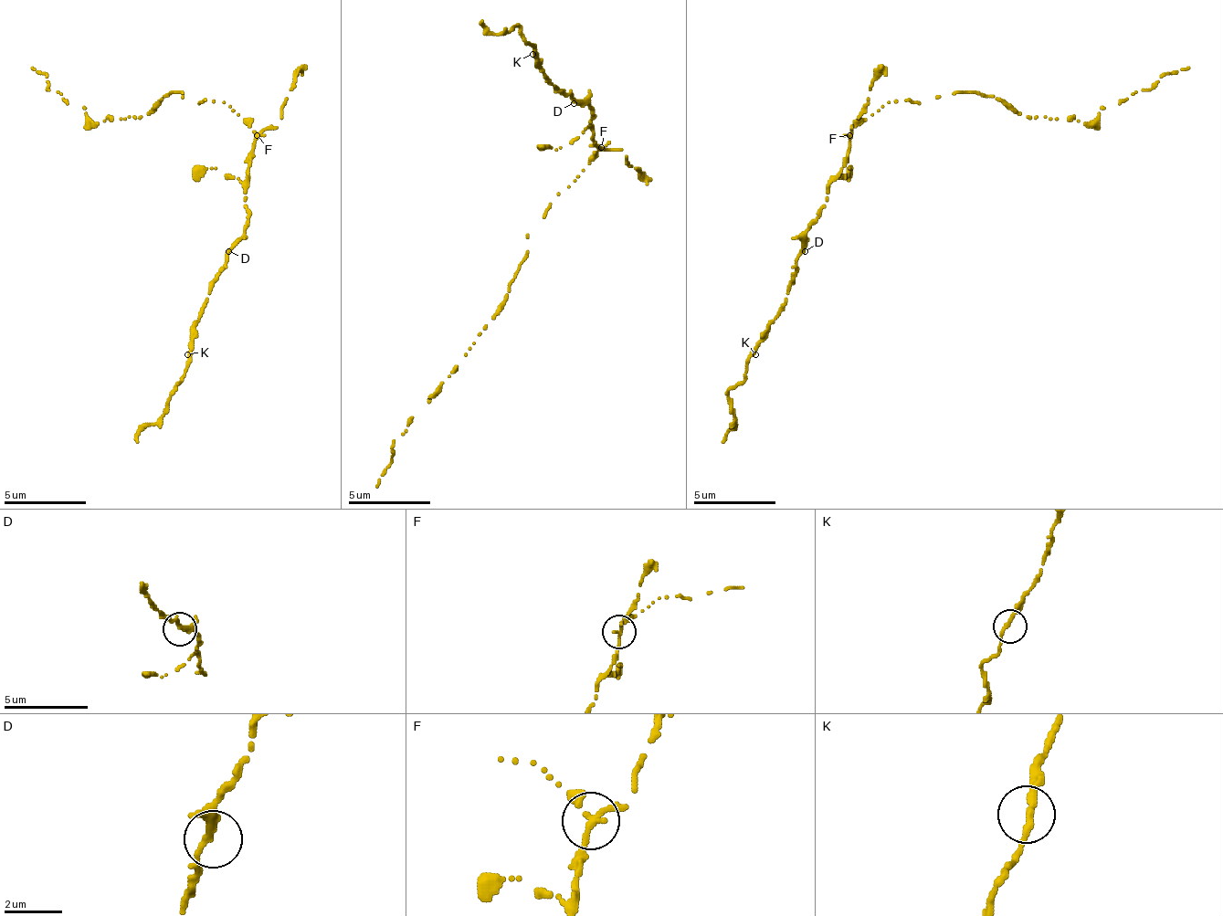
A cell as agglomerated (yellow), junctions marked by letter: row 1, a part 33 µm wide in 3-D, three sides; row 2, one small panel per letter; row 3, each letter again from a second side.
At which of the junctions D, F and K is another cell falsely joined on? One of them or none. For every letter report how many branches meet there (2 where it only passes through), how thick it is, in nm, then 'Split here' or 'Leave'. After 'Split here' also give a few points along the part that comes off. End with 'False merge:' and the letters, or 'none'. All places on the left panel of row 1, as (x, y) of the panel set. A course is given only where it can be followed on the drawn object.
D: Branches: 2. Thickness 260 nm. Leave
F: Branches: 2. Thickness 240 nm. Split here. Course of the part to remove: (258, 136), (212, 99), (179, 90), (146, 115), (97, 123), (31, 66)
K: Branches: 2. Thickness 240 nm. Leave
False merge: F

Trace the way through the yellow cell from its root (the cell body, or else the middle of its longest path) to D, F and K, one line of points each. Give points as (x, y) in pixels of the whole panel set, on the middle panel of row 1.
D: (569, 185), (590, 165), (590, 156), (598, 148), (590, 128), (594, 111), (585, 103), (574, 103)
F: (569, 185), (582, 169), (590, 165), (590, 156), (598, 148), (602, 148)
K: (569, 185), (590, 165), (590, 156), (598, 148), (590, 128), (594, 111), (553, 87), (536, 66), (532, 54)

